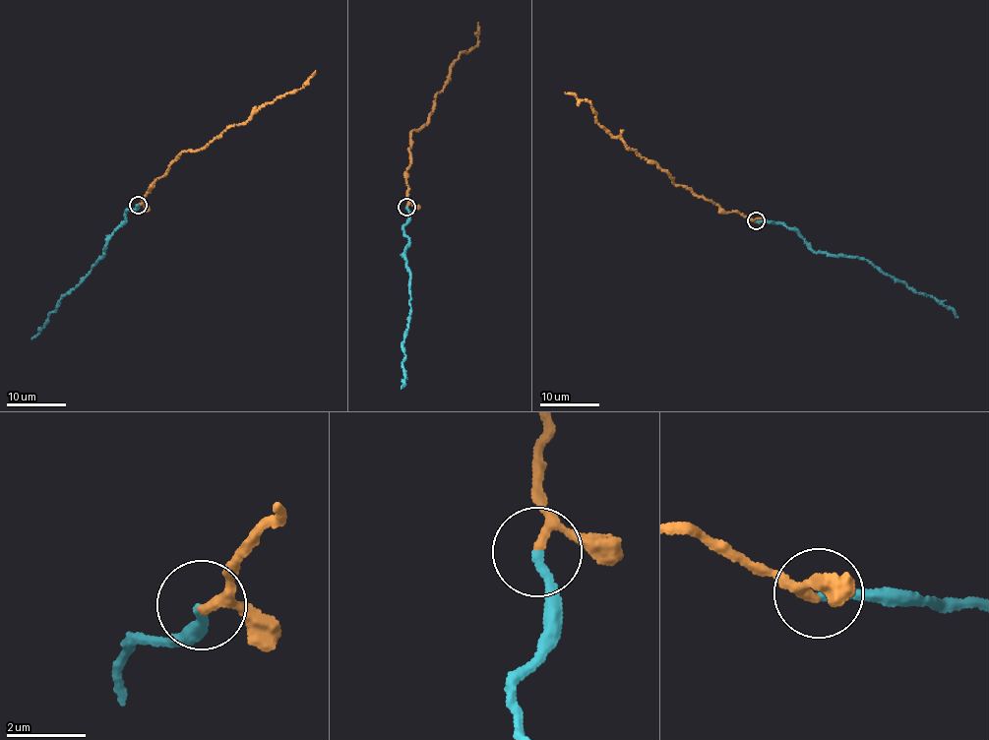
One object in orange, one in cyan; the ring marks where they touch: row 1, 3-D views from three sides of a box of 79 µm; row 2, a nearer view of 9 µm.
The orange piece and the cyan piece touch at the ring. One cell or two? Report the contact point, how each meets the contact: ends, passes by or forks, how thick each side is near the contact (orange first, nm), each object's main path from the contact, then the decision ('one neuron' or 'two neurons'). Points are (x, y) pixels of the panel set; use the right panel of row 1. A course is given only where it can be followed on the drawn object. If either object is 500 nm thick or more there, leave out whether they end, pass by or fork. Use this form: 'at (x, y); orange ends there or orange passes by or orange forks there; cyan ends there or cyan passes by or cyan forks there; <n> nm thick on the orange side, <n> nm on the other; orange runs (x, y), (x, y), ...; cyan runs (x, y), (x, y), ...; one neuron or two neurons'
at (756, 220); orange passes by; cyan ends there; 170 nm thick on the orange side, 200 nm on the other; orange runs (755, 220), (721, 211), (674, 184), (668, 172), (597, 124), (590, 102), (565, 92); cyan runs (757, 220), (798, 231), (817, 252), (868, 260), (917, 292), (932, 295), (953, 309), (958, 318); one neuron

